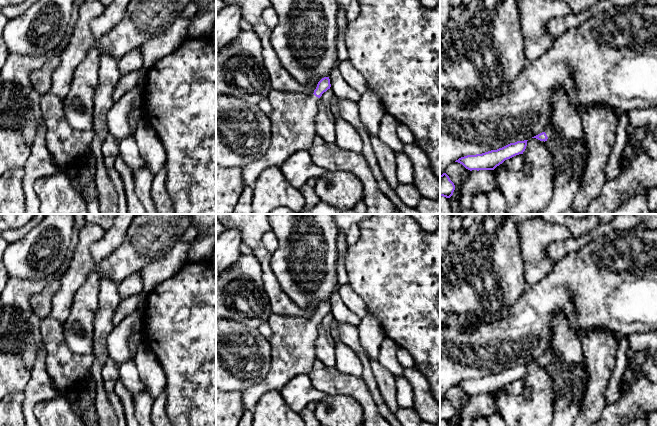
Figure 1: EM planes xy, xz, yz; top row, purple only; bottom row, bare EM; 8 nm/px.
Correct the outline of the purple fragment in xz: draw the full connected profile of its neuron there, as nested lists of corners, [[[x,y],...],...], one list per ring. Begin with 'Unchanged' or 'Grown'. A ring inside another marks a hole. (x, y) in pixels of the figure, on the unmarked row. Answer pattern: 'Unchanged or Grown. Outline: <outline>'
Grown. Outline: [[[329,301],[322,302],[314,317],[311,319],[295,316],[283,316],[271,314],[268,319],[272,335],[268,340],[271,346],[271,362],[267,376],[256,385],[243,392],[242,405],[244,411],[253,411],[260,397],[270,390],[281,391],[283,386],[296,375],[309,374],[317,359],[315,353],[315,342],[317,339],[317,328],[324,316],[330,313]]]

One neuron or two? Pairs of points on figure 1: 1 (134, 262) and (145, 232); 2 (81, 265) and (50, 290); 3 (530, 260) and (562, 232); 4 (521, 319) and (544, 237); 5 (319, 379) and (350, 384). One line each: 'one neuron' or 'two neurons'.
1: one neuron
2: two neurons
3: one neuron
4: two neurons
5: one neuron

